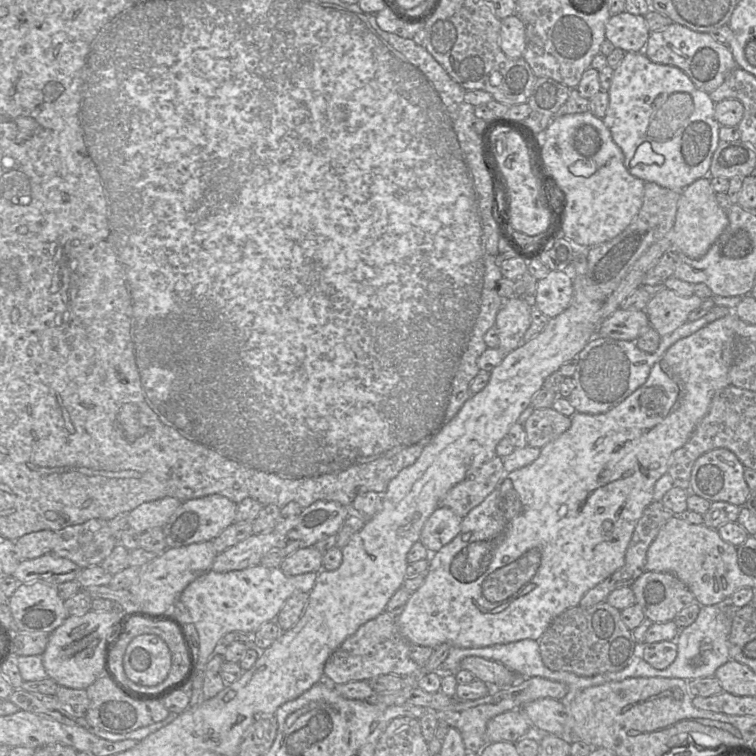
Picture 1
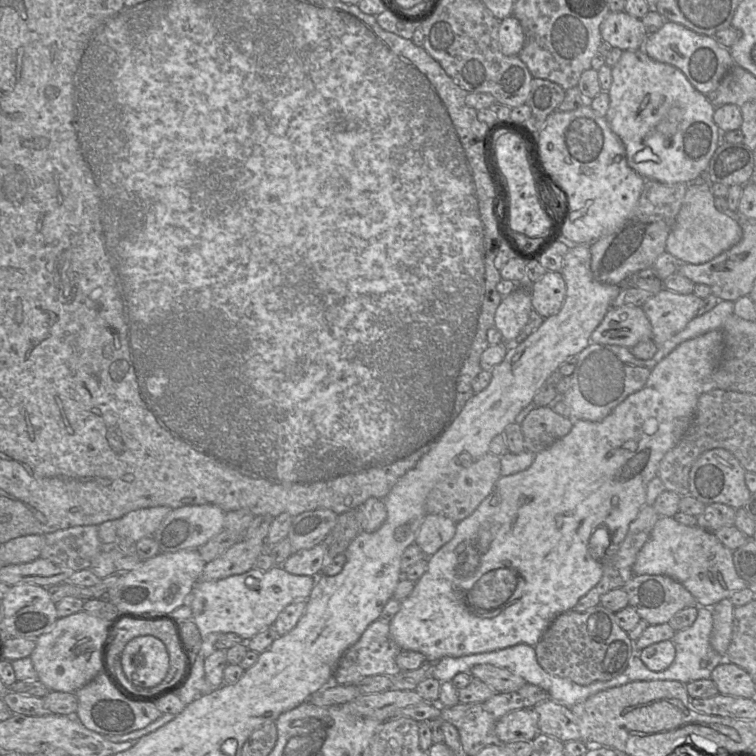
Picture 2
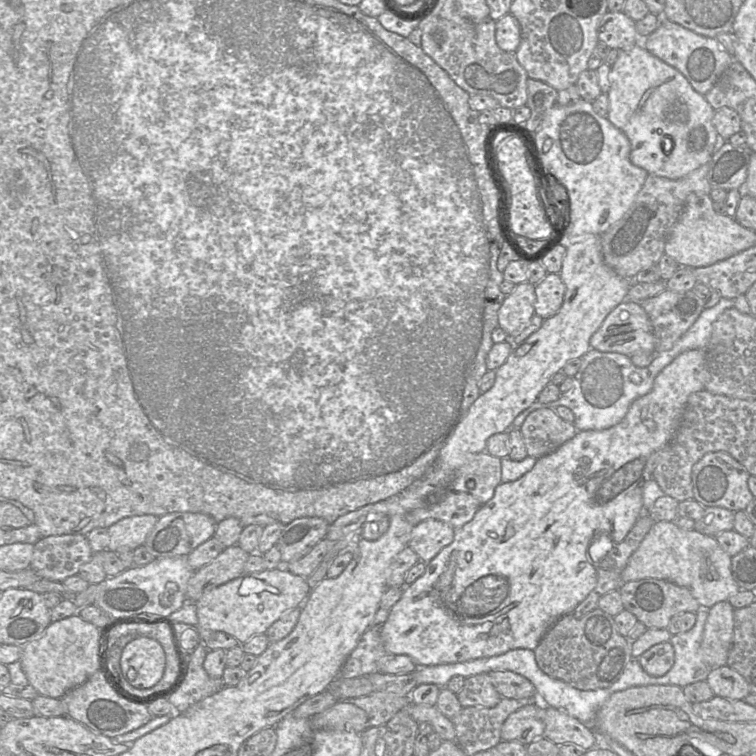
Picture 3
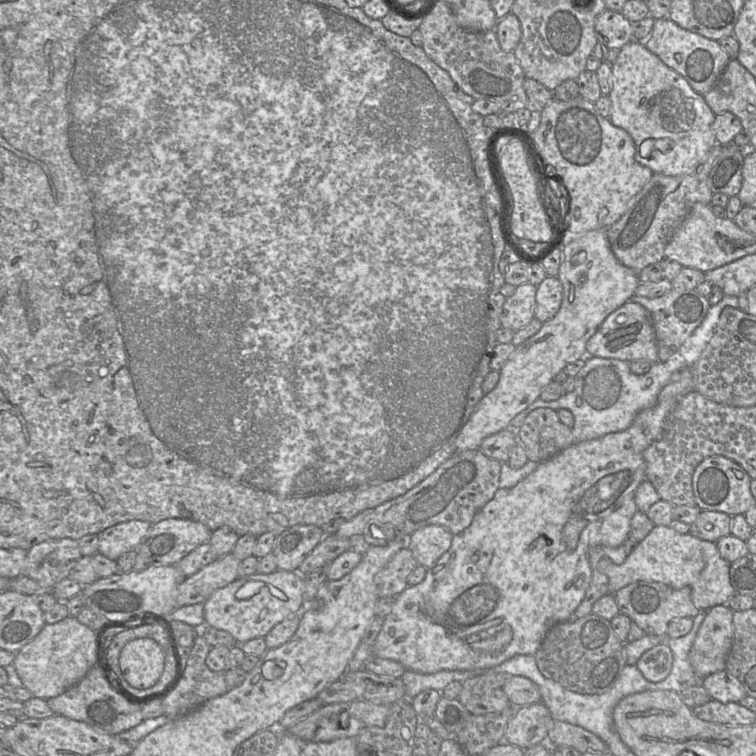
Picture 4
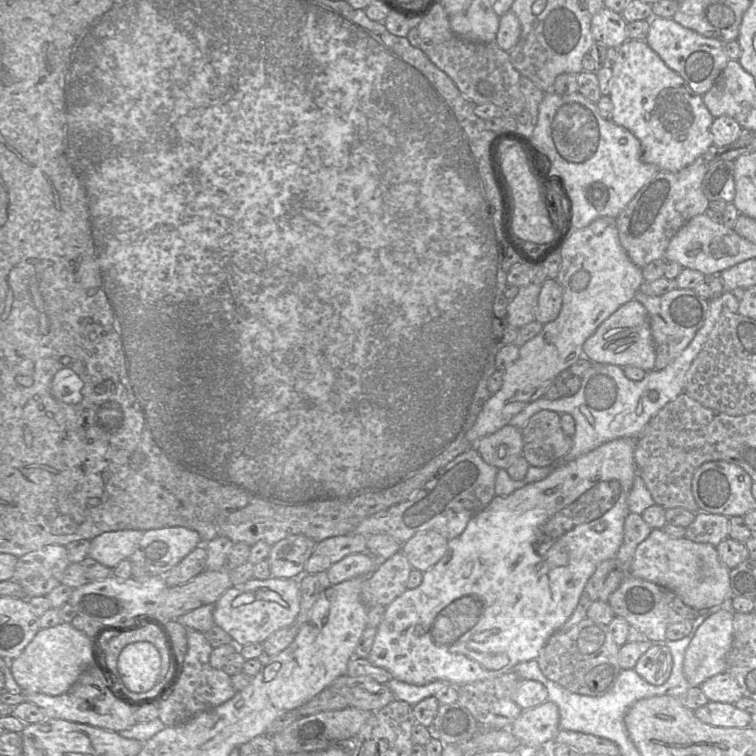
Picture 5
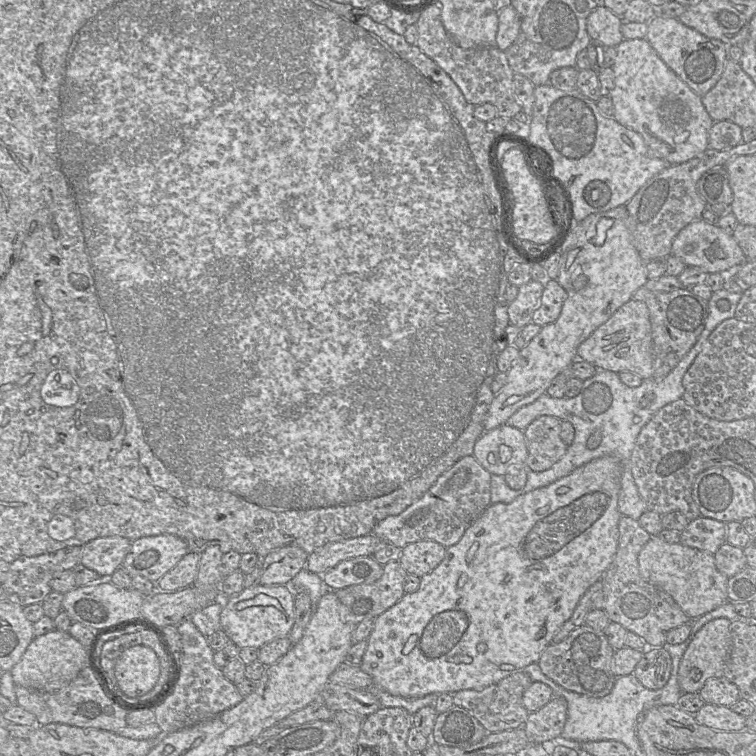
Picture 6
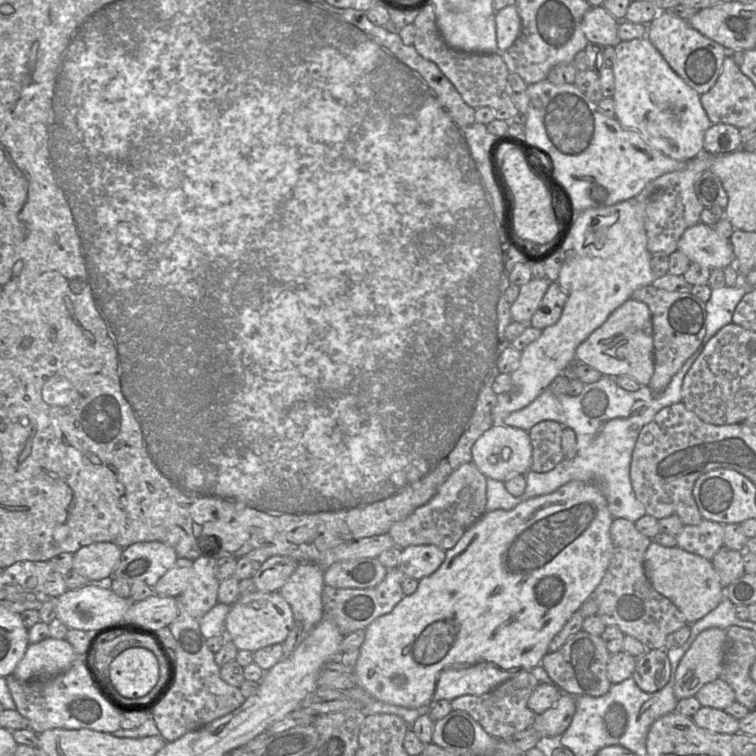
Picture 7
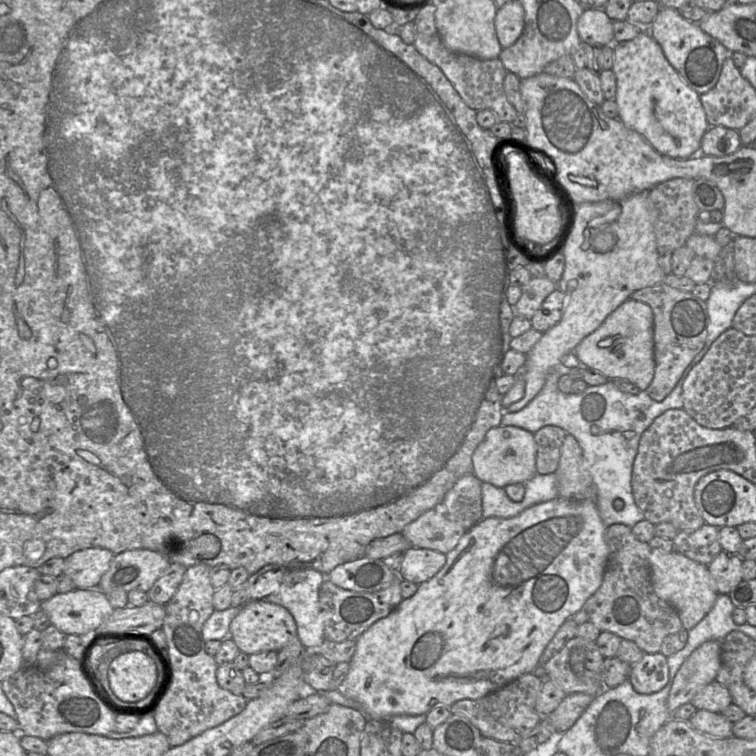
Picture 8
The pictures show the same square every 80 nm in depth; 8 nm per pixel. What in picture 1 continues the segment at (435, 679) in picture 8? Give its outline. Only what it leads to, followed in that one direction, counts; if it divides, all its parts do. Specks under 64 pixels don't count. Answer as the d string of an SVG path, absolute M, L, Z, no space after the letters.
M730 312L728 315L709 323L708 325L702 327L695 333L678 340L670 348L668 348L668 350L663 354L661 359L658 360L653 365L645 383L642 386L640 386L637 390L635 390L631 395L629 395L625 400L623 400L621 403L616 405L611 410L602 414L592 415L592 414L575 412L575 414L571 417L570 428L564 433L562 433L560 436L558 436L556 439L554 439L553 441L543 446L541 448L540 455L535 461L533 461L531 464L525 467L522 467L517 470L513 470L510 473L504 473L504 475L498 482L495 489L478 506L474 507L462 519L461 530L458 533L458 535L450 543L444 545L436 553L430 554L428 574L426 576L424 583L415 592L411 594L403 612L397 617L398 626L401 634L412 645L427 646L433 649L442 643L447 643L452 647L459 647L459 648L478 648L478 647L488 647L496 644L507 644L507 643L516 642L524 639L532 639L537 641L557 616L559 616L561 613L563 613L569 608L579 606L579 602L581 598L584 596L584 594L588 590L590 590L591 588L593 588L594 586L596 586L597 584L605 580L608 576L613 574L615 571L617 571L619 568L621 568L625 563L625 553L626 553L628 544L631 540L634 528L638 520L642 516L644 509L651 502L653 502L654 485L656 481L668 471L668 461L672 453L675 450L682 447L688 441L688 439L694 432L699 422L708 412L712 398L716 394L716 392L730 385L728 372L735 357L734 331L733 331L733 321L735 321L735 319L739 319L739 318L735 315L734 312Z

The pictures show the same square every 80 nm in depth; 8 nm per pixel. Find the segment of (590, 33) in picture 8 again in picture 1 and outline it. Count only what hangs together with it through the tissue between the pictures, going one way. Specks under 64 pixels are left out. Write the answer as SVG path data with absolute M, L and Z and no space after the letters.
M626 11L611 15L605 26L606 39L626 52L642 52L649 35L645 17Z

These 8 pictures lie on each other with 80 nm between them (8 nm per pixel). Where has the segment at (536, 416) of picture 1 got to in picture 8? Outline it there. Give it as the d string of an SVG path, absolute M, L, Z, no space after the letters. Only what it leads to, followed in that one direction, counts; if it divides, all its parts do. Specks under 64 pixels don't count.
M553 425L544 426L533 434L538 474L550 474L557 470L561 447L566 435L565 430Z

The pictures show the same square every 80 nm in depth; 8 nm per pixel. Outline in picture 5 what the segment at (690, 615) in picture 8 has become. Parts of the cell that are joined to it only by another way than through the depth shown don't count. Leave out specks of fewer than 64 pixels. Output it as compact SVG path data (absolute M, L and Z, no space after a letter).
M652 529L650 535L637 546L630 564L631 575L673 591L687 606L697 611L720 605L729 605L730 607L732 590L729 572L730 569L720 561L716 547L713 545L693 542L685 537L672 538L662 529Z

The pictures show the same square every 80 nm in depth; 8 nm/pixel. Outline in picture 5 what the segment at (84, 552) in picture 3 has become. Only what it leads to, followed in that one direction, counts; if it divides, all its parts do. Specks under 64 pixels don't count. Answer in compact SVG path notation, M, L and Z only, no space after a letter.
M46 545L19 557L11 580L22 587L26 599L46 596L61 584L70 563L66 546Z

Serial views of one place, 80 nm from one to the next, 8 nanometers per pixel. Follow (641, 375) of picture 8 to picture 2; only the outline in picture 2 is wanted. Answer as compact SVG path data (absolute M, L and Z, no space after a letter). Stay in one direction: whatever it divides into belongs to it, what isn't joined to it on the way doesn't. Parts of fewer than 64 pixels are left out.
M618 302L612 306L590 336L590 342L632 348L641 341L652 339L650 321L641 307Z

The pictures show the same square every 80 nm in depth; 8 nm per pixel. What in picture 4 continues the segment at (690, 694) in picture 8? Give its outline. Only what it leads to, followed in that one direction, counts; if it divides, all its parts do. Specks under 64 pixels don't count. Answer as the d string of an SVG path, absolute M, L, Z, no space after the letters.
M726 604L707 610L689 652L690 664L699 679L726 669L734 637L733 612Z

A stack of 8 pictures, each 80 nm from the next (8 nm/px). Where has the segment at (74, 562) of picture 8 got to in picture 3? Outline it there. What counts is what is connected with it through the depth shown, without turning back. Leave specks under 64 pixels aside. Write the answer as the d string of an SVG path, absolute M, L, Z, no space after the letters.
M152 514L130 516L108 527L109 544L107 549L116 551L121 547L135 550L143 545L155 526L158 517Z

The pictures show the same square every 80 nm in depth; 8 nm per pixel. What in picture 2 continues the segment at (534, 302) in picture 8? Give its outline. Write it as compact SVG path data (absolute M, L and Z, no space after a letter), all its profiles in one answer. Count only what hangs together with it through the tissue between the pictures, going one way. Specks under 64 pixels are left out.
M517 288L502 298L496 313L495 324L506 344L516 343L516 338L527 324L532 311L529 288Z

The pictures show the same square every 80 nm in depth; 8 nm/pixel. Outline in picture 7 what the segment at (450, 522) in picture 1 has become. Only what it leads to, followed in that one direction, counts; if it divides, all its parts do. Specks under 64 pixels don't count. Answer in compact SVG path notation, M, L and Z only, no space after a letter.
M410 545L402 548L398 568L406 577L420 580L435 572L445 557L446 551L436 545Z

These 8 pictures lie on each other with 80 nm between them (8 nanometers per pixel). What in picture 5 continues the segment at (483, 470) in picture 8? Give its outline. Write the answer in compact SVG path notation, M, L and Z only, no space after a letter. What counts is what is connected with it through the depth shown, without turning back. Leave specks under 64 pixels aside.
M510 424L479 439L475 447L483 460L499 469L507 469L522 456L523 438L521 429Z

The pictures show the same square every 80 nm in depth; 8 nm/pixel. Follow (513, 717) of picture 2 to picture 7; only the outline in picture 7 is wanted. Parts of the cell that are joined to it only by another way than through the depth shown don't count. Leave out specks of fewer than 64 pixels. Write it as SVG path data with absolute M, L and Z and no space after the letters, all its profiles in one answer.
M562 693L557 703L537 715L532 724L541 737L561 736L569 727L576 711L576 698Z

